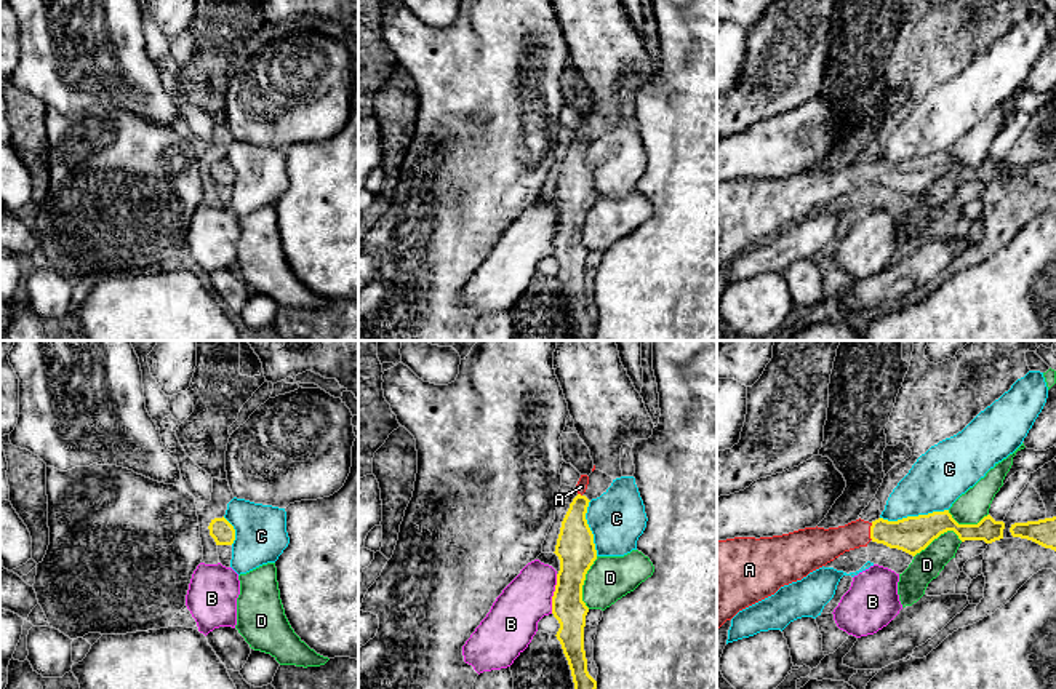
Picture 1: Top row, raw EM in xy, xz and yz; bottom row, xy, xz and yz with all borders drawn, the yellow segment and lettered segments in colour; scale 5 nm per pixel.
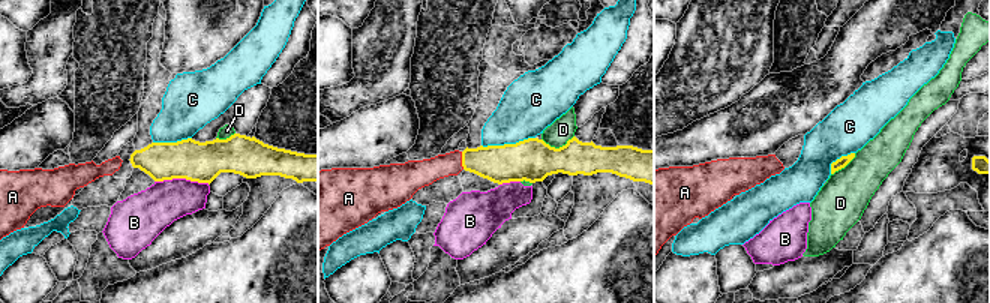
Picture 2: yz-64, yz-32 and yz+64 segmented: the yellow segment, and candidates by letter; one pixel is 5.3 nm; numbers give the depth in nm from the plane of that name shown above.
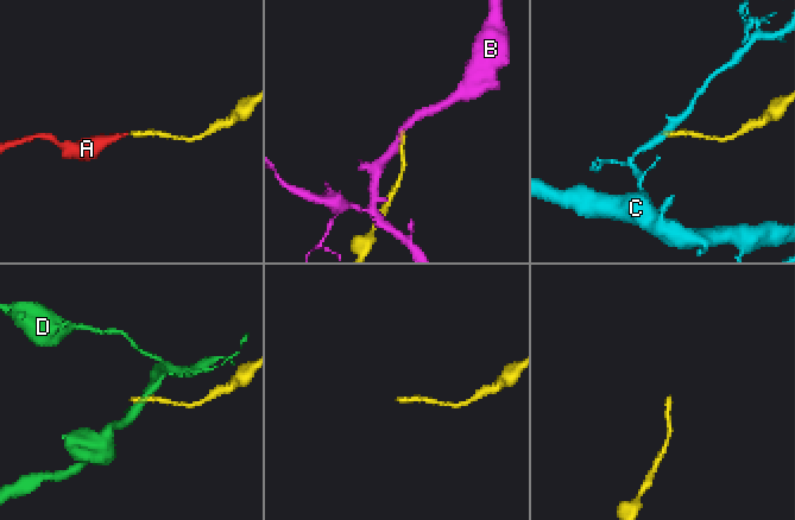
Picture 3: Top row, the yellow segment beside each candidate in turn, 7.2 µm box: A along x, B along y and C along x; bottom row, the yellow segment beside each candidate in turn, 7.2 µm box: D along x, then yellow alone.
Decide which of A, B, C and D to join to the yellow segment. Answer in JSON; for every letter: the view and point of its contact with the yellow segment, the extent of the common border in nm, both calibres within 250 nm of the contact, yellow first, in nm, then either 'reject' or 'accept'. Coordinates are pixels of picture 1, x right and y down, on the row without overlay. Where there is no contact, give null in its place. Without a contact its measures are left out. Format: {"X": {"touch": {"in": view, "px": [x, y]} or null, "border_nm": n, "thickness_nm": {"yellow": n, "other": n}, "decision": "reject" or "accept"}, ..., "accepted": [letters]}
{"A": {"touch": {"in": "yz", "px": [871, 173]}, "border_nm": 90, "thickness_nm": {"yellow": 190, "other": 170}, "decision": "accept"}, "B": {"touch": {"in": "xz", "px": [554, 235]}, "border_nm": 200, "thickness_nm": {"yellow": 190, "other": 260}, "decision": "reject"}, "C": {"touch": {"in": "yz", "px": [914, 159]}, "border_nm": 340, "thickness_nm": {"yellow": 190, "other": 280}, "decision": "reject"}, "D": {"touch": {"in": "xz", "px": [583, 224]}, "border_nm": 260, "thickness_nm": {"yellow": 190, "other": 220}, "decision": "reject"}, "accepted": ["A"]}

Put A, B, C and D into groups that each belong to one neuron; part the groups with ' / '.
A / B / C / D

